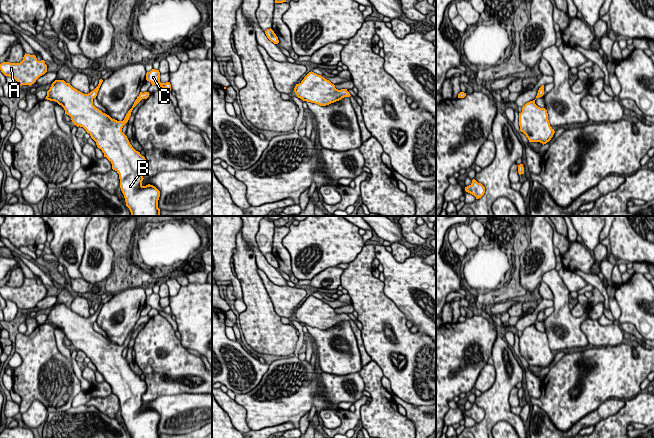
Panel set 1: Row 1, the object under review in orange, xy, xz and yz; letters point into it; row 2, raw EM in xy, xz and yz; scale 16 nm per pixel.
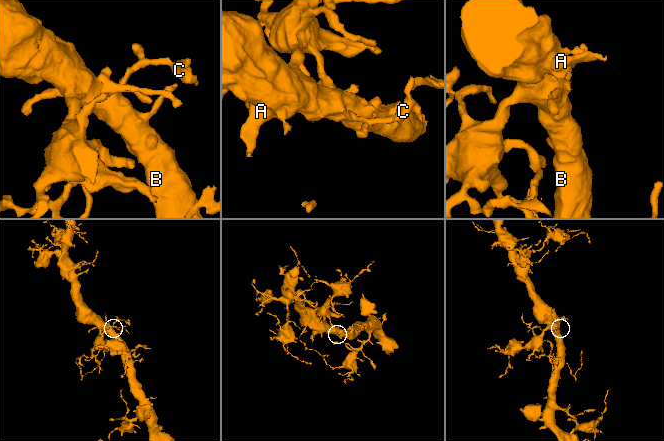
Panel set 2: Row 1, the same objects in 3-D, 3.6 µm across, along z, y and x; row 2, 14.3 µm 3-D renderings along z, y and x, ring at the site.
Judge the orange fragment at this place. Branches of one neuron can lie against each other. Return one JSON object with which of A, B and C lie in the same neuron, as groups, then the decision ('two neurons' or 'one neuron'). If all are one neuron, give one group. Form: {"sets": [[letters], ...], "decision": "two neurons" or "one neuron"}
{"sets": [["A", "B", "C"]], "decision": "one neuron"}

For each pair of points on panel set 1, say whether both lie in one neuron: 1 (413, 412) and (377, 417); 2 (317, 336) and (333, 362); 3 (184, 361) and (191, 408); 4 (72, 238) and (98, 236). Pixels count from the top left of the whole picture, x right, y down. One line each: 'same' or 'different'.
1: different
2: same
3: different
4: different

